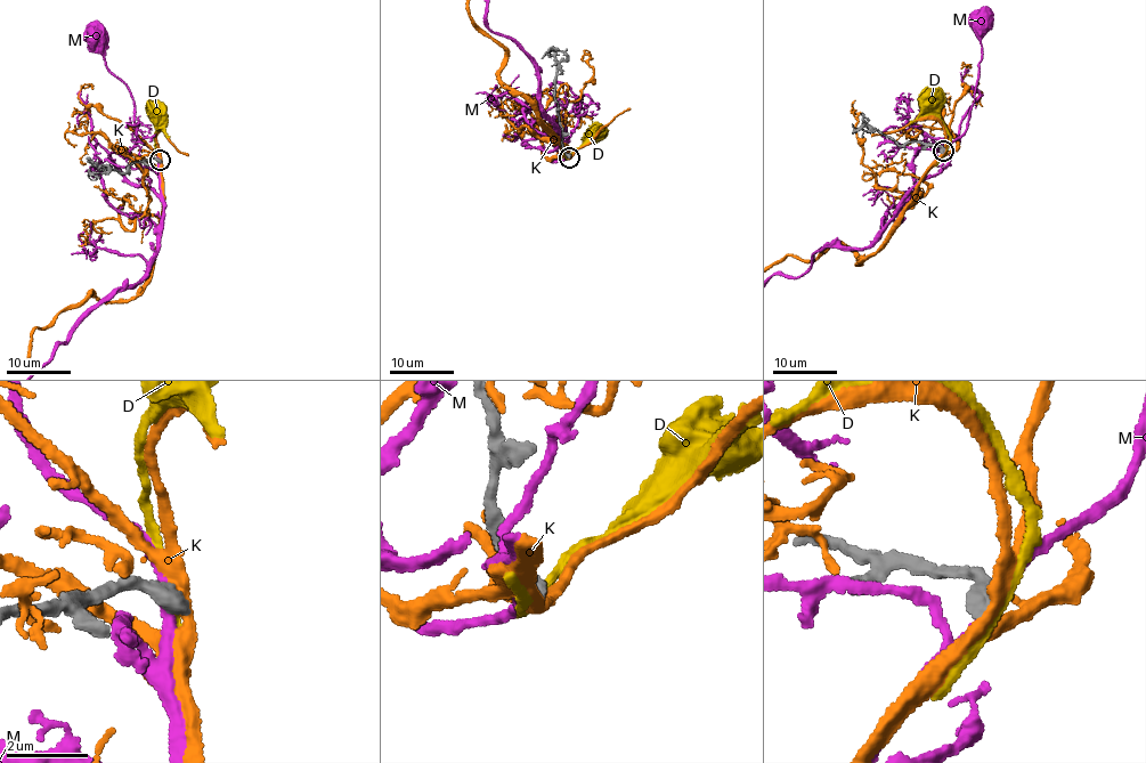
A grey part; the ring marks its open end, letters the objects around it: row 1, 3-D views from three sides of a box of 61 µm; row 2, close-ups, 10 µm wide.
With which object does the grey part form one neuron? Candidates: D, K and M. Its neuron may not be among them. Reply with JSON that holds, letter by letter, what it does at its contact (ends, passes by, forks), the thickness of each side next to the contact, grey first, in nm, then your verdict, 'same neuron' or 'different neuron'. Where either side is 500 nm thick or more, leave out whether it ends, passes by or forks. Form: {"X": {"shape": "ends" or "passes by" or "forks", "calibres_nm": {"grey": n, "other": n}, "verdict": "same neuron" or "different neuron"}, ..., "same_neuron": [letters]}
{"D": {"calibres_nm": {"grey": 500, "other": 200}, "verdict": "different neuron"}, "K": {"calibres_nm": {"grey": 500, "other": 320}, "verdict": "different neuron"}, "M": {"calibres_nm": {"grey": 500, "other": 240}, "verdict": "different neuron"}, "same_neuron": []}

